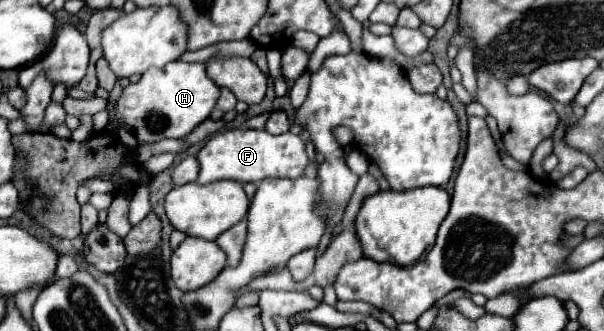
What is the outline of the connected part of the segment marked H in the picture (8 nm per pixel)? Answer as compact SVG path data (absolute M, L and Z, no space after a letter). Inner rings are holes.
M172 61L162 69L148 69L138 83L130 83L116 103L116 117L132 129L140 143L184 137L194 131L218 101L220 87L206 75L204 63Z

